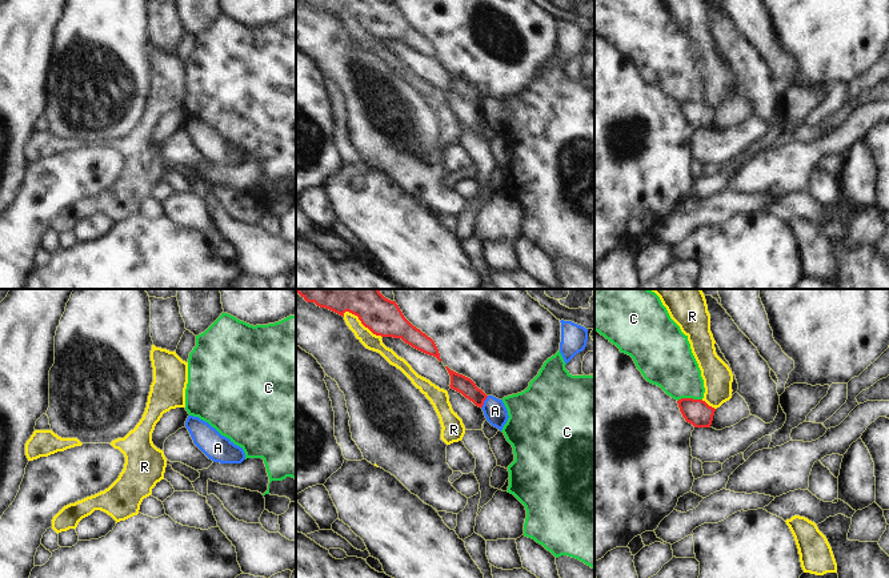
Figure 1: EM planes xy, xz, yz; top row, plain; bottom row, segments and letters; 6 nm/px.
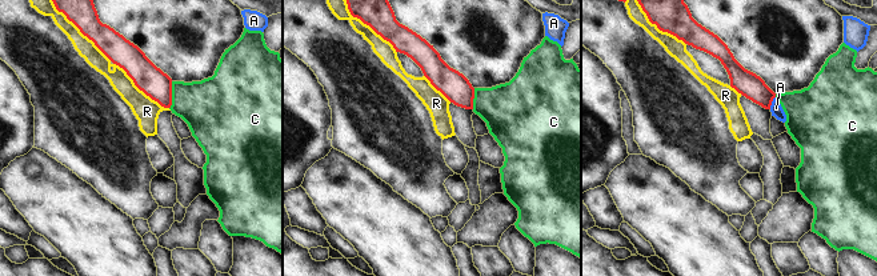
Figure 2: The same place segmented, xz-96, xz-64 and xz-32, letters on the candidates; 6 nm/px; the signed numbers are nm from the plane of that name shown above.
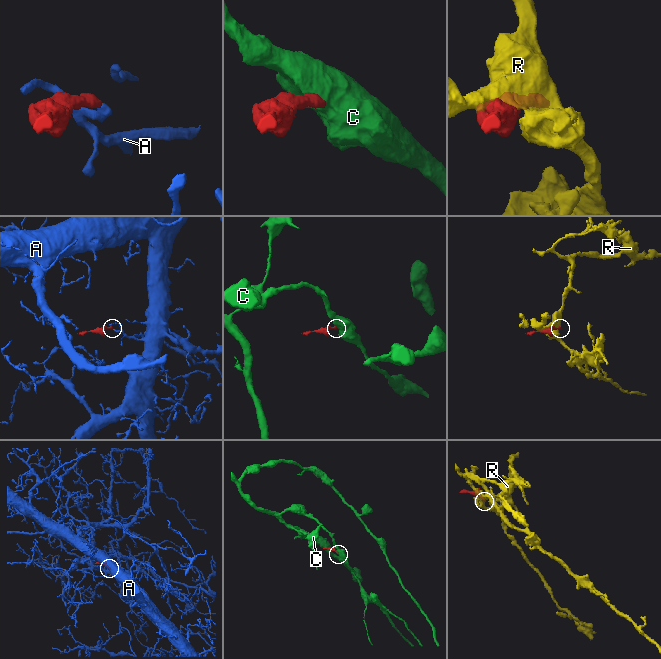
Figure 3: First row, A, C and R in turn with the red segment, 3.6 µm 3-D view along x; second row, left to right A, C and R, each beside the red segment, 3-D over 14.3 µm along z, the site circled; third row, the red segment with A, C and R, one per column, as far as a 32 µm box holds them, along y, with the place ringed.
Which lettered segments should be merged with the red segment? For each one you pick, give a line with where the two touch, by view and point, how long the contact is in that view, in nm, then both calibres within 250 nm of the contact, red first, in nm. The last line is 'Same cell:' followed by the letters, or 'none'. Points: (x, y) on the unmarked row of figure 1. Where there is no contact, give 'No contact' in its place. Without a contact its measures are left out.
Same cell: none

